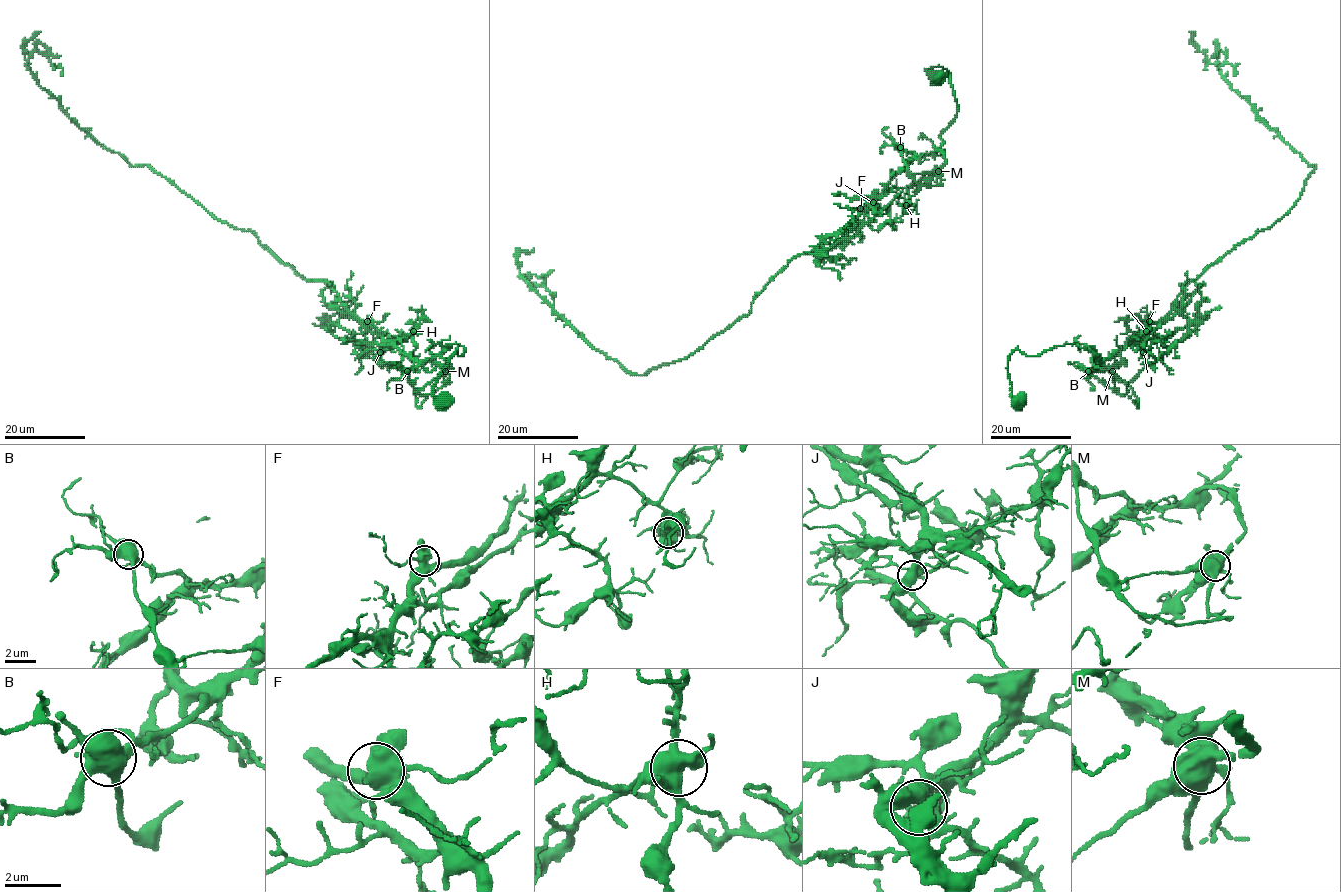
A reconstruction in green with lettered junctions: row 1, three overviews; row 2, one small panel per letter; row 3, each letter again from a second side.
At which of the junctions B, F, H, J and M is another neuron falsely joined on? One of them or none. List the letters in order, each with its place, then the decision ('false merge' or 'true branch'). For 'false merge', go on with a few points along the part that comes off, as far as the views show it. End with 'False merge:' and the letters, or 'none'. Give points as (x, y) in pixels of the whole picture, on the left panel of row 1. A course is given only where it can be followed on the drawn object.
B: at (407, 371); true branch
F: at (367, 321); true branch
H: at (413, 331); true branch
J: at (380, 352); true branch
M: at (445, 371); true branch
False merge: none

